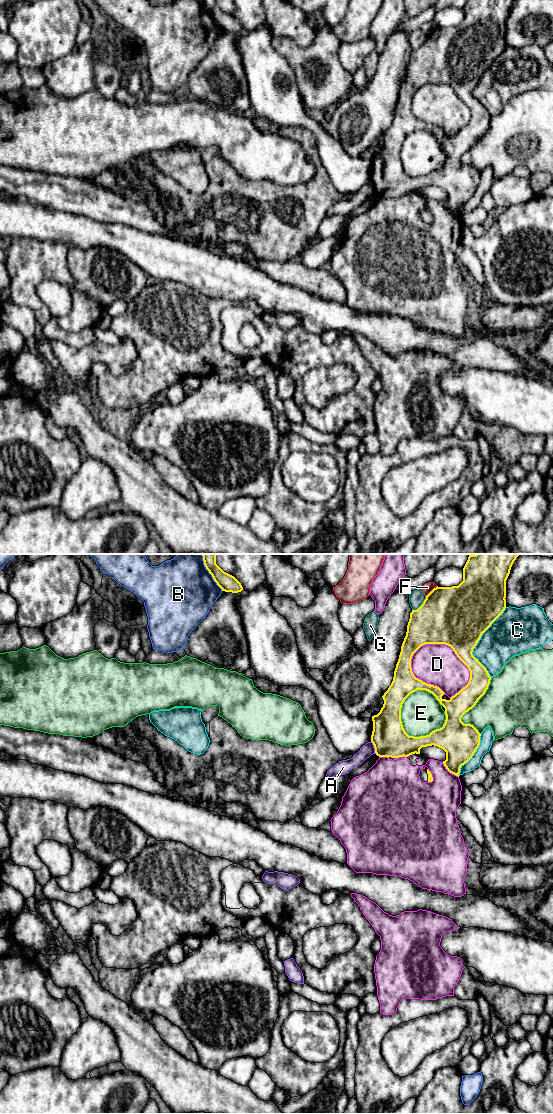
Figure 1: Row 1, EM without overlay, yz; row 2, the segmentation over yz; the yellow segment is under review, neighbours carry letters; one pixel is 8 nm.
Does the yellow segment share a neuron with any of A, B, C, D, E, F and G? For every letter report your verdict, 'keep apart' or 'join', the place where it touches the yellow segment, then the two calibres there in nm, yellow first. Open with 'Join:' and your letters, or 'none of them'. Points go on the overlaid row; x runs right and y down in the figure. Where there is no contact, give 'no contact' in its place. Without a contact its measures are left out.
Join: none of them
A: keep apart; contact yz (374, 747); calibres 280 and 100 nm
B: keep apart; contact yz (209, 572); calibres 140 and 500 nm
C: keep apart; contact yz (477, 642); calibres 460 and 320 nm
D: keep apart; contact yz (461, 660); calibres 340 and 340 nm
E: keep apart; contact yz (413, 736); calibres 280 and 340 nm
F: keep apart; contact yz (431, 591); calibres 460 and 80 nm
G: keep apart; contact yz (421, 605); calibres 460 and 130 nm

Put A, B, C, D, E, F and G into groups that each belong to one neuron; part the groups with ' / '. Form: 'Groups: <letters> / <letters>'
Groups: A / B / C / D / E / F / G

